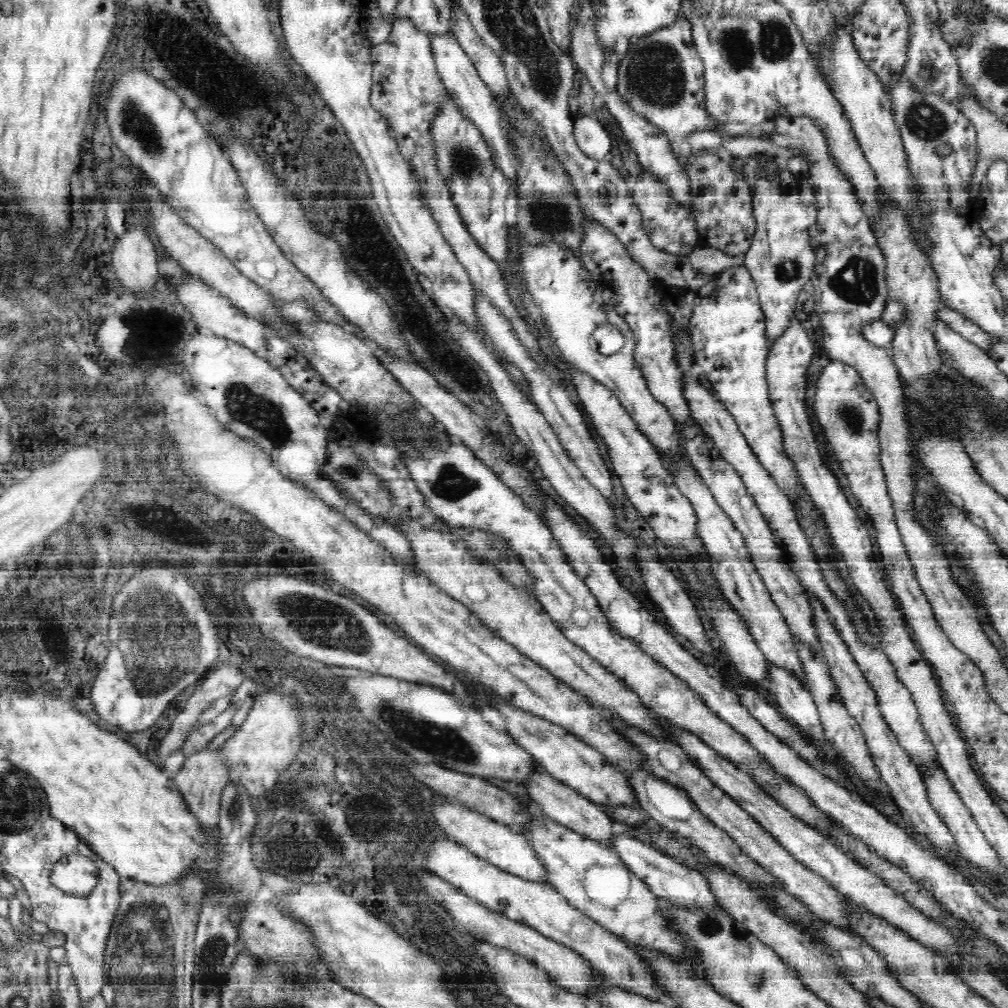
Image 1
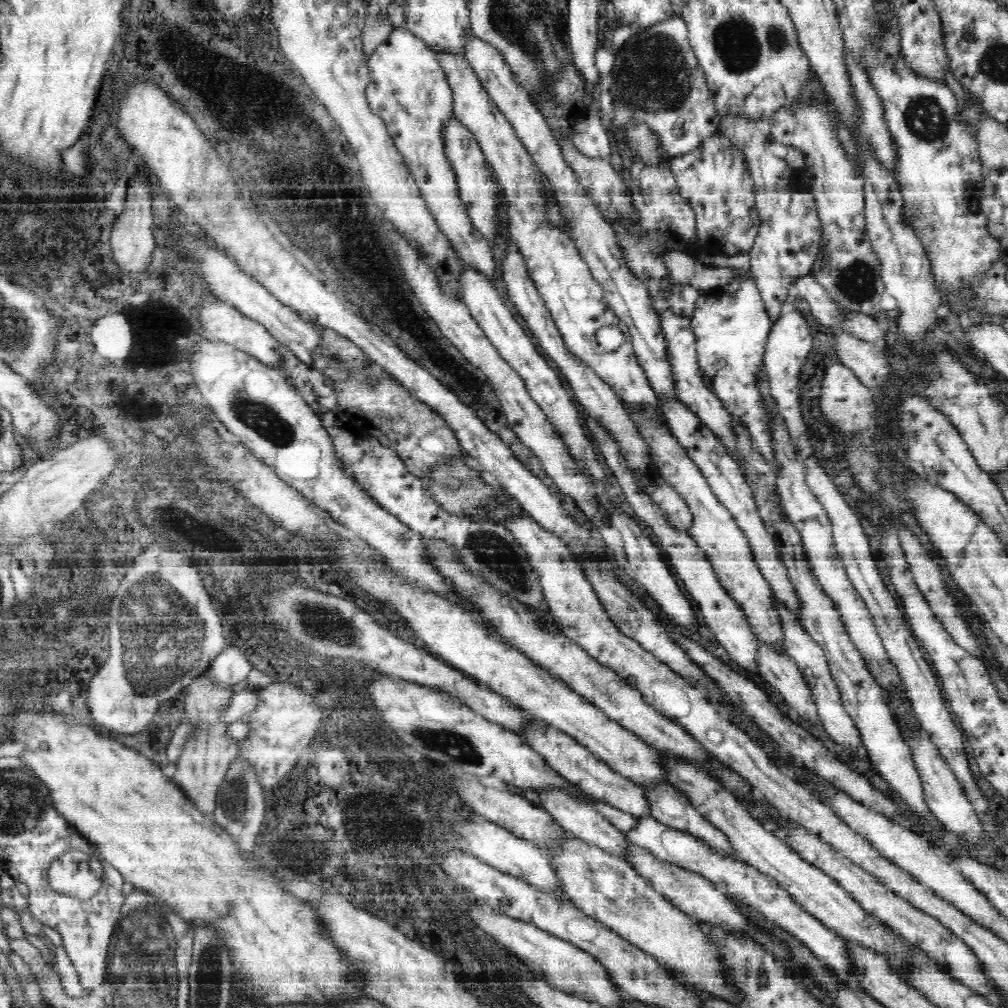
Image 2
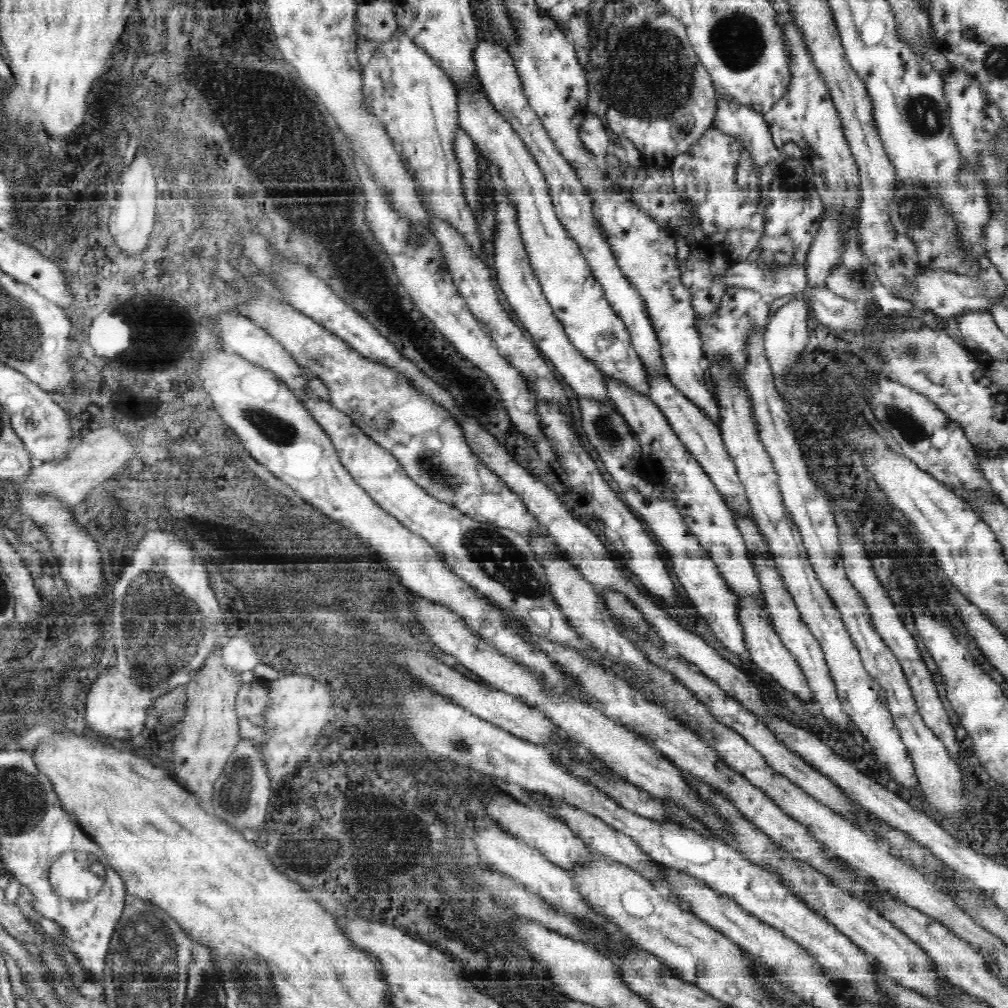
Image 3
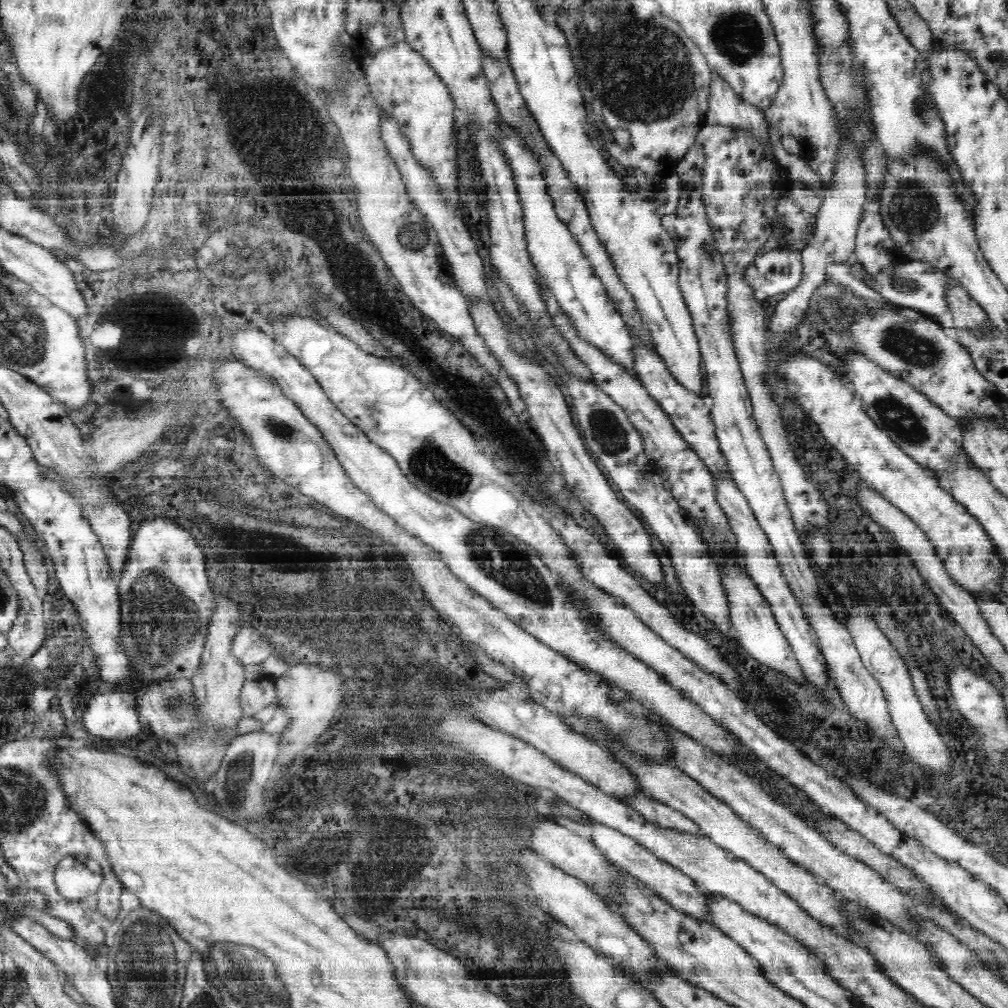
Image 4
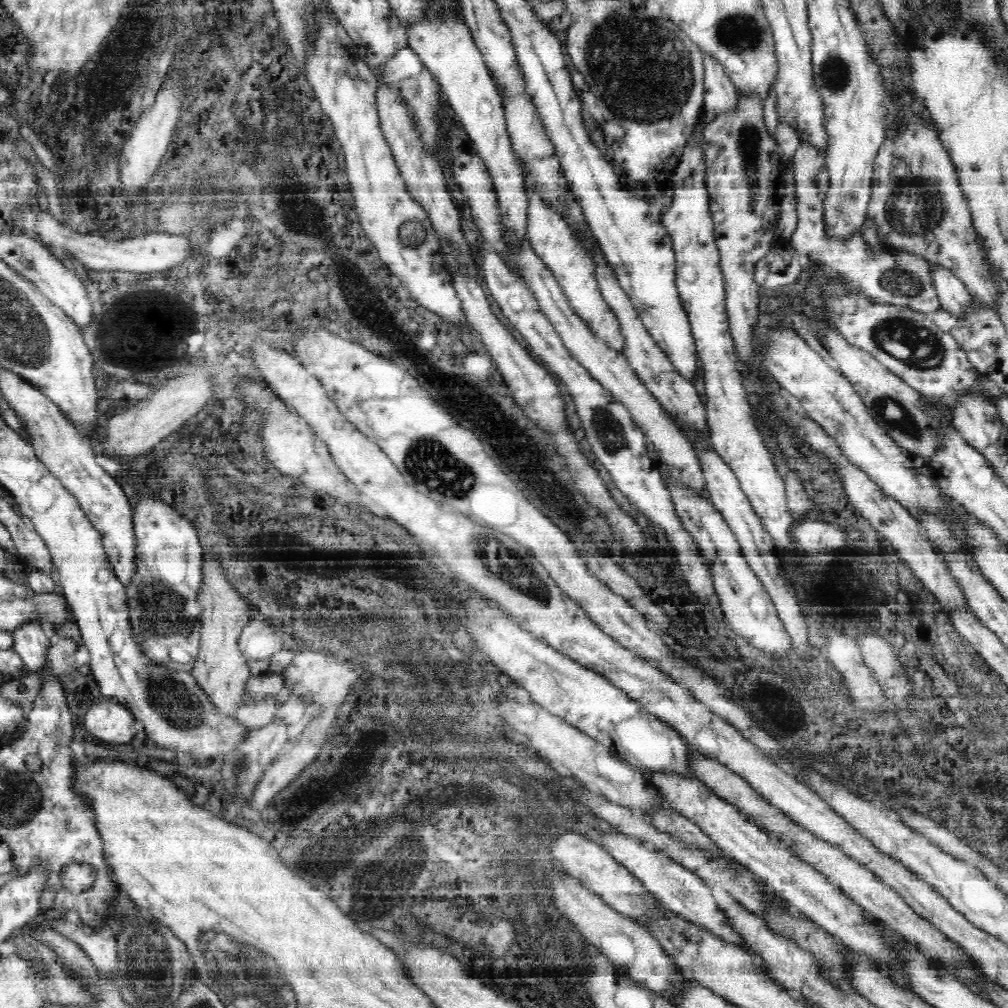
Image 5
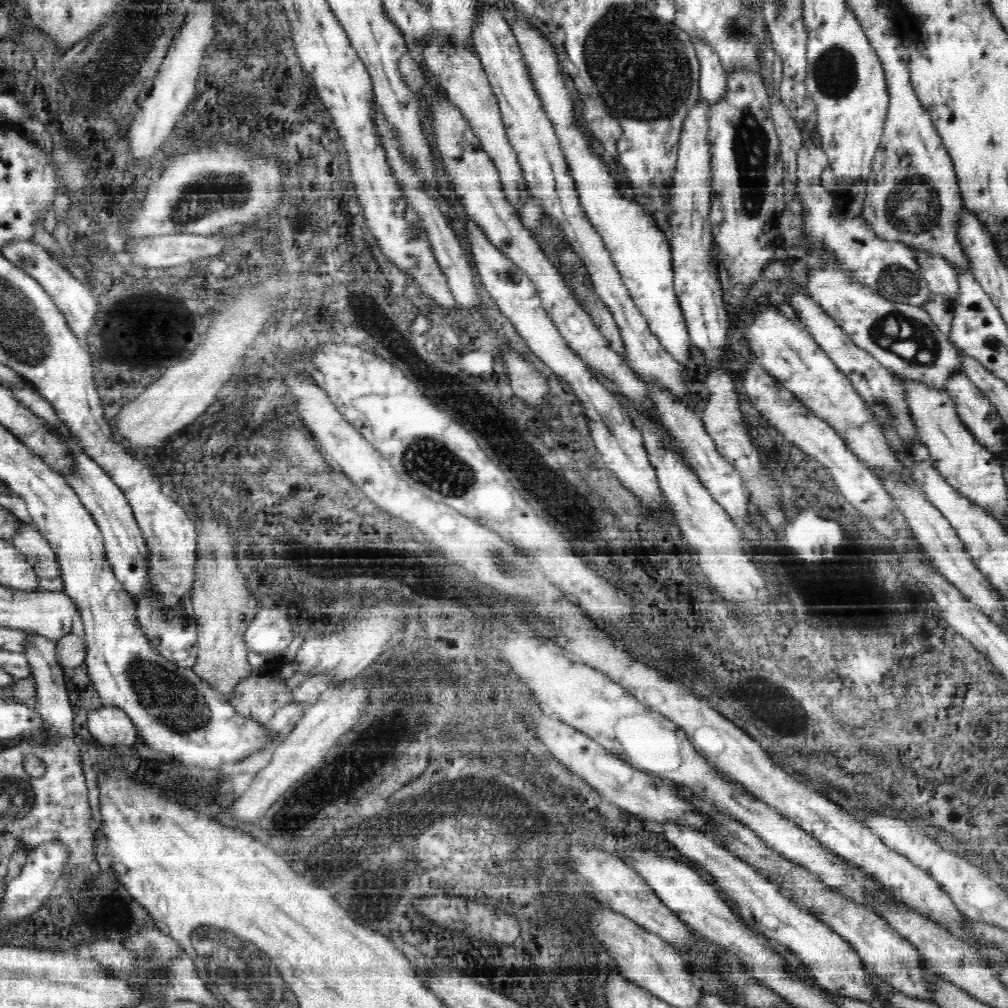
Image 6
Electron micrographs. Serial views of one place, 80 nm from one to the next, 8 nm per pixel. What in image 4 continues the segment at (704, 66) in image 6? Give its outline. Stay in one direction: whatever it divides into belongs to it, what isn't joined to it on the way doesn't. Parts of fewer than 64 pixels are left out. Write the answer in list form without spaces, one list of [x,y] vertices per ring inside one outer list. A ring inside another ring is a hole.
[[[712,72],[711,90],[711,105],[708,106],[705,124],[720,123],[732,127],[732,129],[738,127],[748,129],[761,144],[765,144],[765,148],[769,148],[767,152],[769,152],[769,156],[773,156],[772,161],[776,164],[765,112],[745,103],[738,94],[730,89],[730,86],[721,81],[721,78],[717,78],[717,74],[714,74],[714,72]]]

